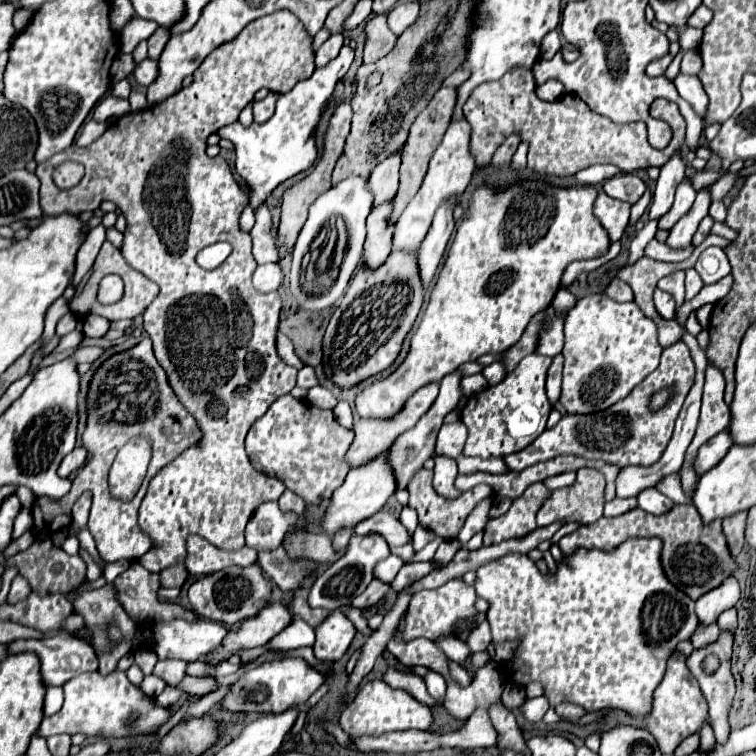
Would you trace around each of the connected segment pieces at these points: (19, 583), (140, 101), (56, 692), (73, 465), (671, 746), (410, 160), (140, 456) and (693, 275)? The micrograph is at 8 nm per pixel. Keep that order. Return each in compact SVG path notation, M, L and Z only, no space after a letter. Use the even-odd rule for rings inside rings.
M18 573L18 575L14 577L14 581L12 581L12 587L10 587L10 593L8 593L6 603L18 603L18 601L22 601L24 597L28 597L28 593L30 593L28 579L24 579L24 577Z
M132 91L130 97L128 97L128 101L130 101L130 109L132 111L144 111L148 107L146 105L146 95L138 93L138 91Z
M46 687L46 695L44 698L44 716L52 716L57 713L64 701L64 694L61 687Z
M76 447L70 455L64 457L64 461L62 461L60 469L58 469L58 475L60 477L68 477L74 469L78 469L84 463L84 459L86 459L86 449L84 447Z
M672 655L668 659L664 679L654 691L652 709L650 709L648 717L644 719L644 729L648 729L654 735L662 753L672 755L674 749L680 745L680 741L684 741L692 733L700 731L706 723L710 723L710 717L708 717L708 705L704 701L704 695L702 695L700 687L696 685L696 679L688 671L684 657Z
M442 87L432 97L432 101L428 103L428 107L416 117L416 121L414 121L414 125L410 129L410 137L408 137L408 141L404 145L404 155L402 155L402 165L400 165L400 189L396 193L394 213L392 213L394 221L398 221L400 213L404 211L404 207L408 205L408 201L412 199L412 195L420 189L422 179L424 179L426 169L428 169L428 161L430 161L434 149L440 145L440 141L442 141L442 137L444 137L444 133L448 129L454 105L456 105L456 89L454 87Z
M134 437L116 455L110 469L110 491L116 499L132 499L140 489L148 463L152 459L152 443L148 437Z
M688 269L686 271L686 301L690 301L696 293L700 293L700 289L704 287L700 275L696 273L696 269Z

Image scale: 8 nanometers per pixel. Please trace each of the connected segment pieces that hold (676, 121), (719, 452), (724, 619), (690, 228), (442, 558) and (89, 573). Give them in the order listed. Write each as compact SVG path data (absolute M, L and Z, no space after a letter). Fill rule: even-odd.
M510 69L504 77L478 85L464 103L464 117L472 125L470 147L476 157L476 165L488 165L500 143L508 135L518 131L520 137L530 143L528 167L538 173L560 177L576 175L578 171L596 163L612 163L622 173L632 173L648 167L662 167L668 161L668 157L682 151L686 133L686 123L676 103L668 99L656 99L650 107L650 117L658 117L672 125L674 137L666 149L652 149L646 139L646 123L642 121L624 125L612 123L610 119L591 111L582 103L580 97L570 93L564 94L555 102L538 99L536 81L530 69Z
M726 427L724 431L720 431L718 435L714 435L710 441L706 441L700 447L700 451L696 455L696 463L694 463L696 473L702 475L708 469L712 469L718 461L722 461L722 457L728 453L730 447L732 447L732 437L730 437L728 427Z
M736 609L724 611L724 613L718 617L718 627L720 627L722 631L728 631L728 629L730 629L730 633L734 635L734 633L736 633Z
M708 189L698 191L694 205L692 205L690 211L674 225L674 229L670 231L670 235L668 235L668 239L666 239L666 245L668 245L668 247L674 247L674 249L684 249L684 247L688 247L688 245L692 243L692 235L696 233L698 223L702 221L704 215L708 215L710 203L712 203L710 191L708 191Z
M458 539L442 541L440 547L438 547L438 551L436 551L436 555L432 557L432 561L436 563L436 569L442 569L444 565L448 565L460 547L462 547L462 543Z
M80 547L80 551L78 551L78 555L84 559L84 563L86 563L86 579L88 581L94 581L94 579L98 579L100 575L102 575L102 565L100 563L96 563L86 551L84 551L84 547Z

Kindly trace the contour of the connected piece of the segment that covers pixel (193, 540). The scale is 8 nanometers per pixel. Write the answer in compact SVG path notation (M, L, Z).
M190 535L186 539L184 565L190 571L190 575L196 575L196 577L220 571L230 565L248 567L248 565L254 565L256 559L258 559L258 551L246 545L240 551L220 551L198 535Z

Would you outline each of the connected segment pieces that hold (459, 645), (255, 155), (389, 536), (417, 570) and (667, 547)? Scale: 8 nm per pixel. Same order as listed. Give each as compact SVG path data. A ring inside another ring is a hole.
M442 637L440 641L436 641L436 645L448 655L448 659L452 659L454 663L458 663L462 669L466 669L470 673L470 679L476 677L476 667L470 663L470 655L472 651L468 649L466 643L454 639L454 637Z
M344 45L334 61L330 61L322 69L316 69L310 79L300 81L290 93L280 95L276 101L276 113L266 123L252 123L248 127L242 127L236 121L218 131L221 139L230 139L234 143L236 175L250 189L250 207L254 211L266 203L266 199L280 183L306 171L316 161L318 157L314 139L316 125L324 113L328 99L334 93L336 83L350 69L352 59L354 51L348 45Z
M378 511L372 517L360 521L354 527L354 533L358 535L368 535L368 533L380 533L390 547L398 547L404 543L410 543L410 535L404 529L404 525L388 511Z
M424 561L424 563L410 563L410 565L404 565L400 569L400 573L396 575L396 579L392 581L390 589L394 593L400 593L412 579L422 579L424 575L428 575L432 571L432 565L430 561Z
M676 505L672 511L660 515L660 517L648 517L642 509L628 511L620 517L608 519L602 517L592 525L580 527L576 533L570 533L560 539L558 545L562 549L564 557L570 557L576 549L604 549L612 551L618 545L622 545L630 537L660 537L662 539L662 551L660 551L660 561L664 575L672 585L676 585L680 591L684 591L692 601L708 593L710 589L716 589L722 585L722 581L738 569L738 563L734 557L728 553L726 555L726 537L722 533L720 521L712 521L710 525L704 525L700 513L696 511L694 505Z

